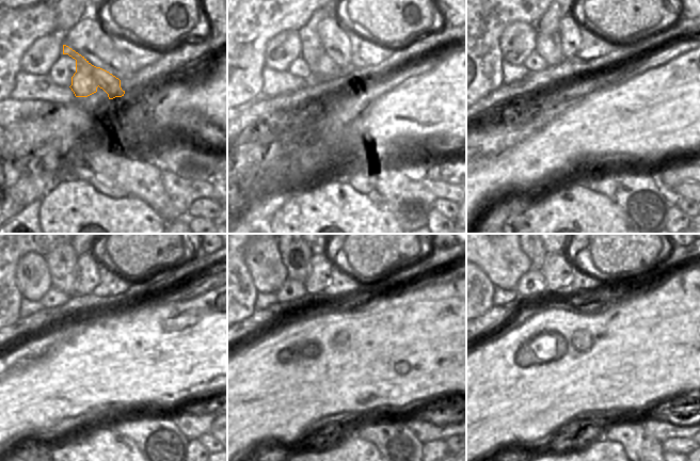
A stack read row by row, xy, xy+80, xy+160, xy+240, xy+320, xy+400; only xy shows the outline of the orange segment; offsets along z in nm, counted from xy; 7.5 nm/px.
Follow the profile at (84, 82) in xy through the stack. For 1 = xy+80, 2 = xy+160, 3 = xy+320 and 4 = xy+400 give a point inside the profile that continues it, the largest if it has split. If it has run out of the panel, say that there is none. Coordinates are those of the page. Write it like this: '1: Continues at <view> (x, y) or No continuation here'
1: Continues at xy+80 (322, 67)
2: Continues at xy+160 (549, 47)
3: Continues at xy+320 (301, 255)
4: Continues at xy+400 (537, 257).

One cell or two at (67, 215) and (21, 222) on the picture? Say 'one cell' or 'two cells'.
two cells

